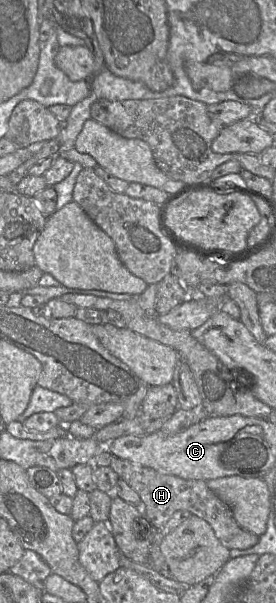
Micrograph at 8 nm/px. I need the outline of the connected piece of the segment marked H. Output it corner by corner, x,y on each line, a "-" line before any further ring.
114,456
110,466
118,474
119,478
124,480
140,496
141,510
144,515
144,520
150,528
154,527
160,530
176,511
186,510
191,513
191,515
198,516
207,521
221,544
229,550
245,550
258,543
259,536
242,529
238,525
229,505
209,489
206,481
197,479
187,480
174,475
163,474
153,468
144,467
129,460
124,460

